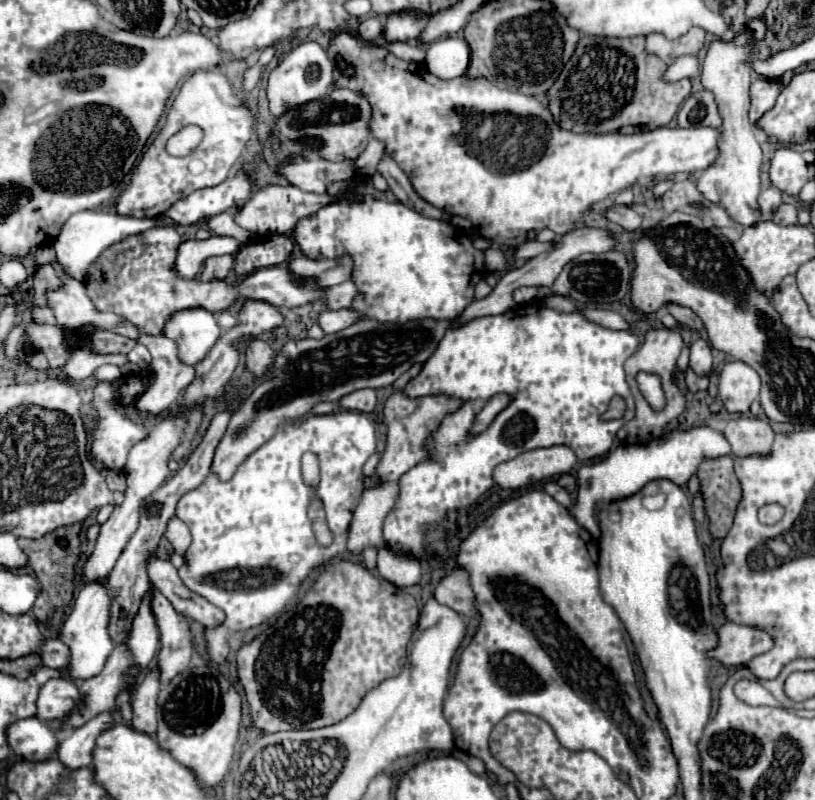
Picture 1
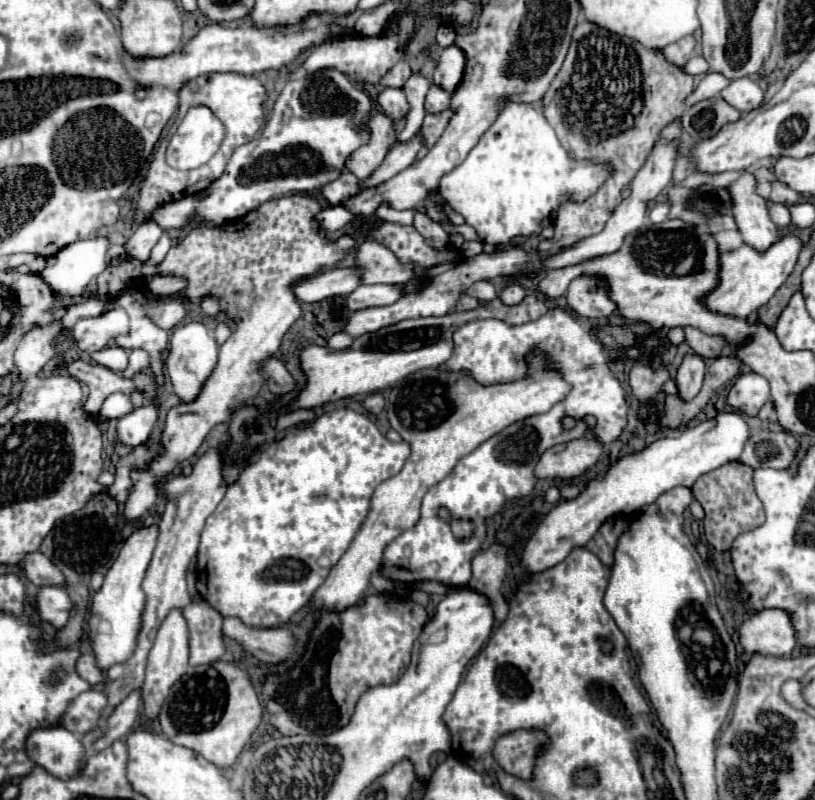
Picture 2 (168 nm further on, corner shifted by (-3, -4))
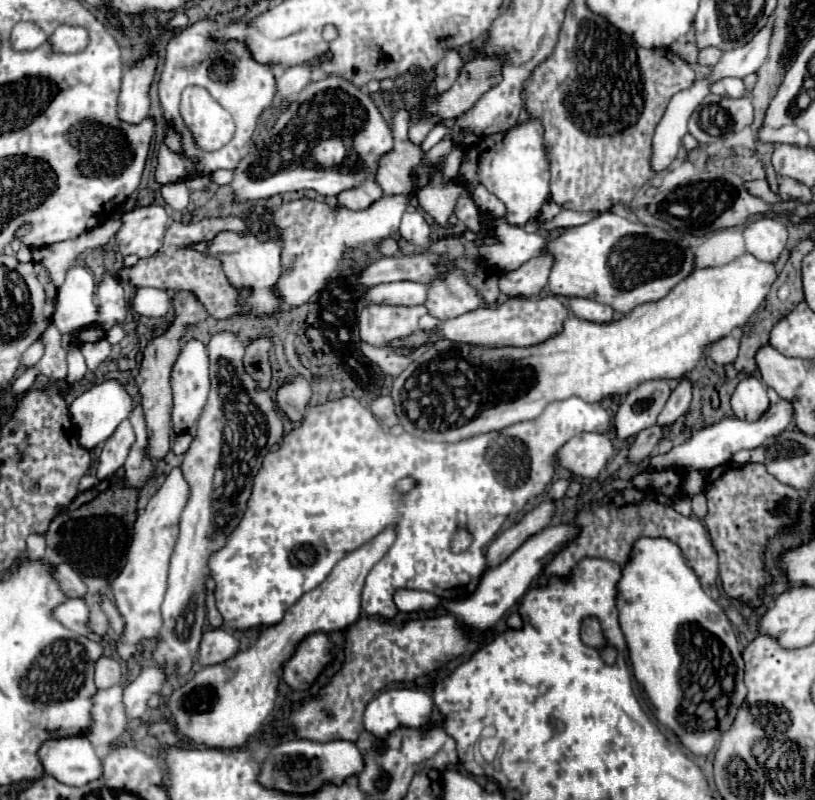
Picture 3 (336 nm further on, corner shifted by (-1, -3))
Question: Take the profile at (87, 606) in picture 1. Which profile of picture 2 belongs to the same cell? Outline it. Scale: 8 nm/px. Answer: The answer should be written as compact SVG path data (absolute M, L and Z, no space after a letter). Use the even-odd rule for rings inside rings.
M157 523L143 525L137 531L133 531L131 537L123 543L117 561L107 571L103 587L93 595L93 607L89 619L89 641L95 651L97 665L103 671L107 671L111 665L125 663L127 659L131 659L137 647L137 635L141 631L143 611L145 611L145 593L141 589L141 583L151 563L157 537L159 537Z

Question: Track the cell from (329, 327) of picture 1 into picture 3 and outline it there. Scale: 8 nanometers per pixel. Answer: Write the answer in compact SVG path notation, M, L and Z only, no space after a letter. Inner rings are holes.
M367 306L359 316L359 334L363 342L387 346L395 338L417 332L425 306Z

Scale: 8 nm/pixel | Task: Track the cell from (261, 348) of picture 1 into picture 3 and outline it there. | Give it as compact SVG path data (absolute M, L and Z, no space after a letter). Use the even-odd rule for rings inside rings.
M301 376L287 378L283 382L283 386L279 386L279 390L277 390L277 404L279 404L279 408L295 422L305 416L309 398L311 398L311 386Z

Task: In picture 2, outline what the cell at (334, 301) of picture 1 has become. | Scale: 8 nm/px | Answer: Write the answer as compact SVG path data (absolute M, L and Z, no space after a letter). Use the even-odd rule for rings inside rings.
M359 285L349 297L347 297L347 307L351 311L367 309L367 307L381 307L381 305L391 305L399 301L403 295L403 287L399 285Z

